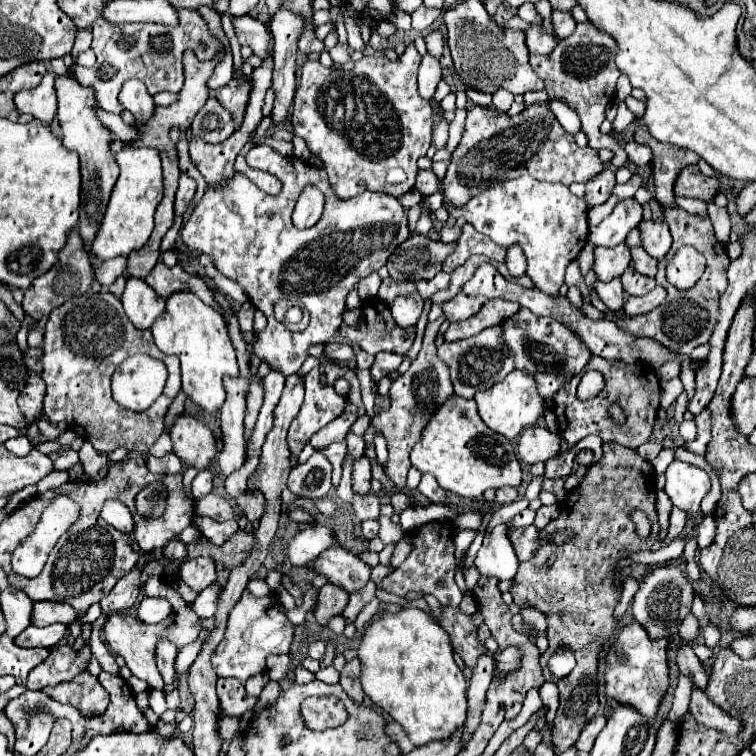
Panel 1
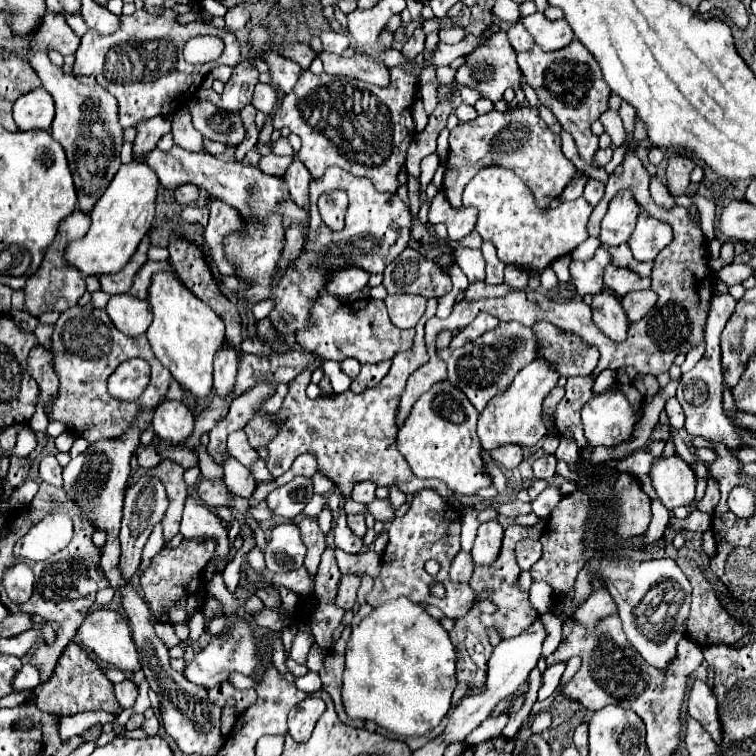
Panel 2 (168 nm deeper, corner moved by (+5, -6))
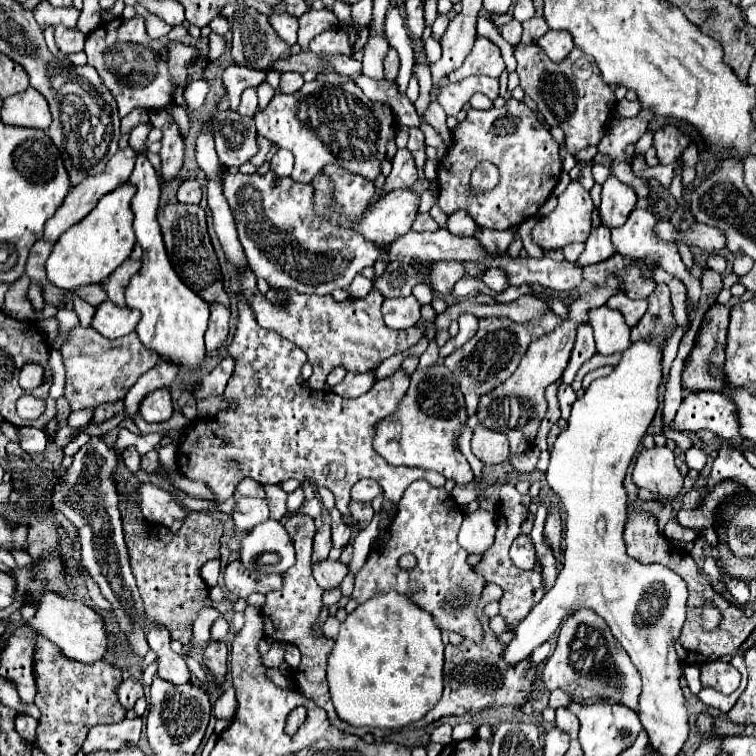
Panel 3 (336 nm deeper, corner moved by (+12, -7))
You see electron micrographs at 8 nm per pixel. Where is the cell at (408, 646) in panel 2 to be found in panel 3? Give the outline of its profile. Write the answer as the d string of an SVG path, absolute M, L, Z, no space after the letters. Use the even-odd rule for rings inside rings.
M390 592L360 604L340 624L336 644L328 656L328 686L336 714L350 726L398 730L422 720L440 700L444 690L444 644L440 628L428 612L412 604L406 596Z

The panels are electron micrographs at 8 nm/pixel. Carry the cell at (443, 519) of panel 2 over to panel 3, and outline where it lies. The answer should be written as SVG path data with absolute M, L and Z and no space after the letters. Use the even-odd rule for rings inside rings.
M426 480L412 482L398 504L396 518L372 542L370 556L360 574L356 574L352 598L358 604L364 604L374 596L398 592L430 612L440 630L452 630L464 638L480 640L482 626L476 618L476 604L486 580L472 572L466 562L468 554L456 540L462 520L464 514L460 506L444 488L434 488ZM404 554L416 558L416 568L402 570L398 566L398 560Z

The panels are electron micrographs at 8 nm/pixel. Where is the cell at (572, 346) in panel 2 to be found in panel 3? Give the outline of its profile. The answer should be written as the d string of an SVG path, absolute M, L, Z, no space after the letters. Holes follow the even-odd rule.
M580 324L576 328L576 342L570 354L570 362L562 374L562 382L564 384L572 384L576 372L580 370L580 366L592 356L596 354L596 346L594 346L594 338L592 338L592 326L590 324Z

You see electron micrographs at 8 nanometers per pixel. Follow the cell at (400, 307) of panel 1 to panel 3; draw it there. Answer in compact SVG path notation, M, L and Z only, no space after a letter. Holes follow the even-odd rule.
M412 294L406 298L386 298L382 304L382 316L392 330L412 328L420 318L420 302Z

